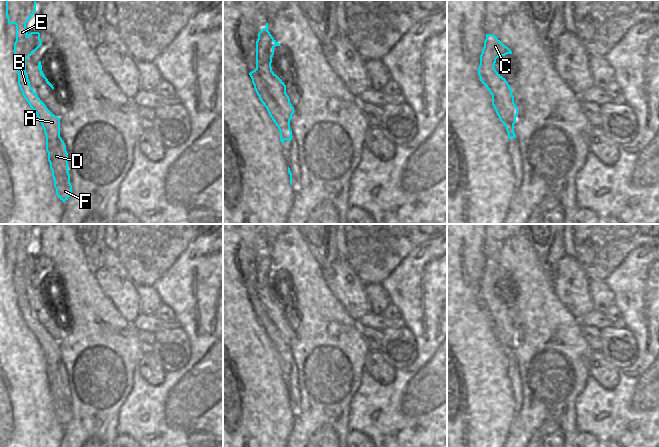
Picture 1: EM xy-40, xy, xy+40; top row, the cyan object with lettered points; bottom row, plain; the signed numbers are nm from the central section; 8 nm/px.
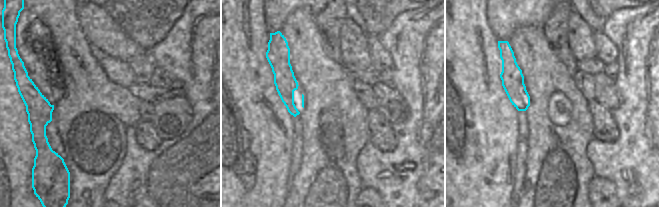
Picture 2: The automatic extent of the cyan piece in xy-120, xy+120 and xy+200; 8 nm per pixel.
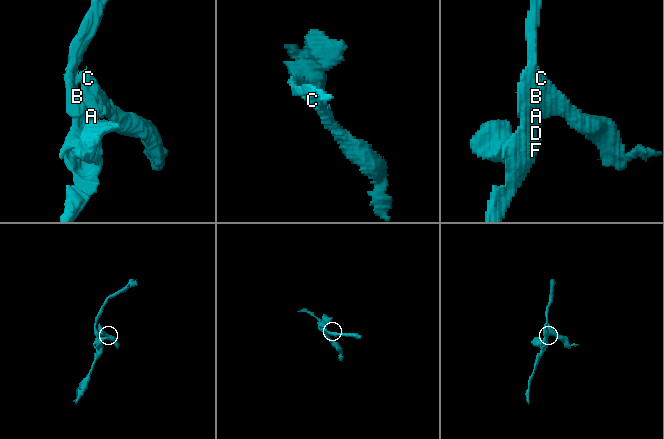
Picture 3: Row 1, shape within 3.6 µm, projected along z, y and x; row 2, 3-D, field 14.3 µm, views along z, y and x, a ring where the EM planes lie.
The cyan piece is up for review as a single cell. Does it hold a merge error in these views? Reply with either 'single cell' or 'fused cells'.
fused cells

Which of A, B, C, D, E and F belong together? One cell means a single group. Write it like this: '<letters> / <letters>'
A B D E F / C

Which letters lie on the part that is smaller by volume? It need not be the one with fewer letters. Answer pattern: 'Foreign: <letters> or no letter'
Foreign: C.

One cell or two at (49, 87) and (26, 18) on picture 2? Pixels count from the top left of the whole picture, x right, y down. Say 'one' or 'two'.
one

